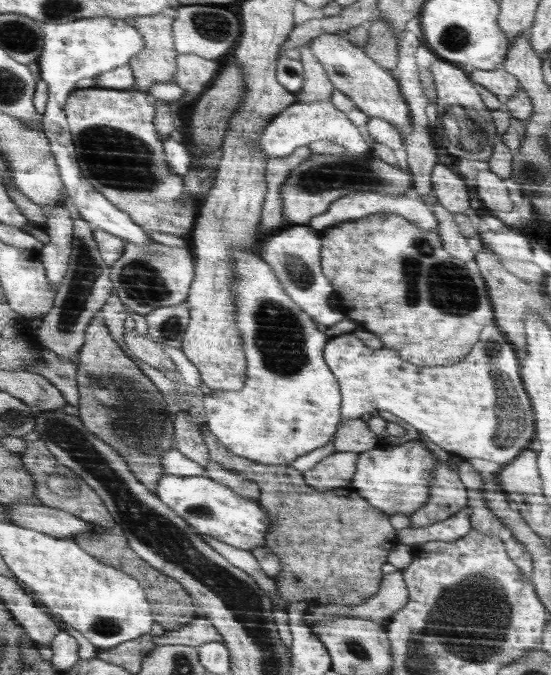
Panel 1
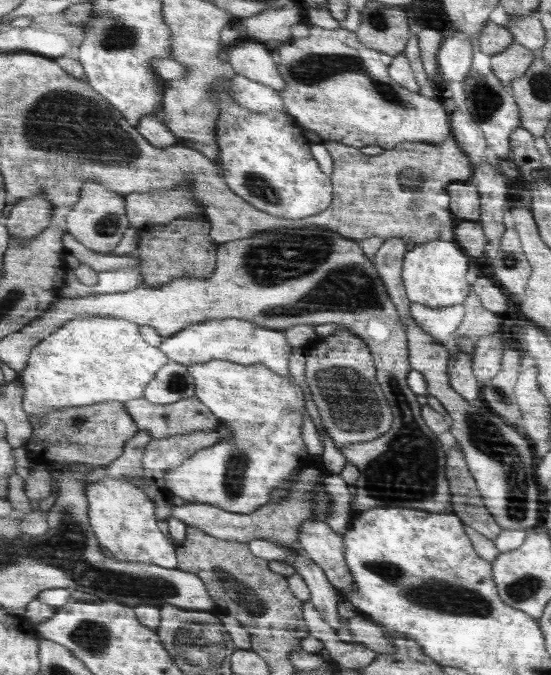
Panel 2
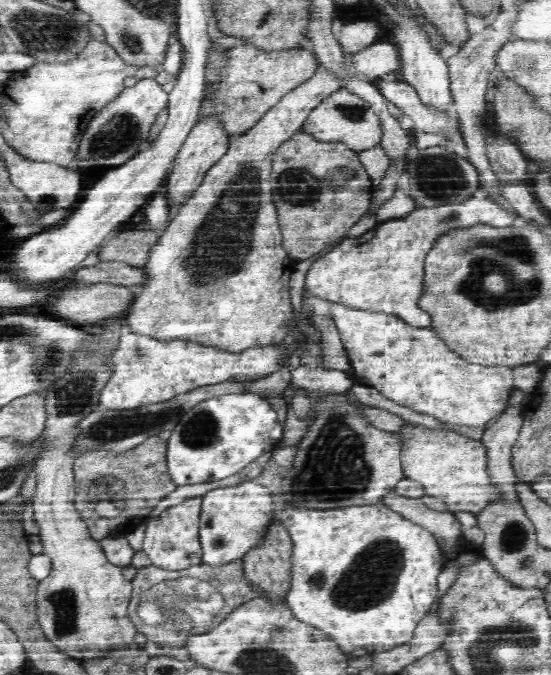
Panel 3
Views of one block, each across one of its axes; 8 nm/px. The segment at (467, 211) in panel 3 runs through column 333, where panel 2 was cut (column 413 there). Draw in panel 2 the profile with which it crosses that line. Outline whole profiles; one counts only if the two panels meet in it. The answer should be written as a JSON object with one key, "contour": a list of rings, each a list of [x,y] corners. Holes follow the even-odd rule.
{"contour":[[[436,240],[432,243],[416,245],[411,252],[404,254],[401,278],[406,297],[410,302],[418,302],[428,308],[451,307],[458,302],[464,302],[470,292],[470,284],[466,280],[468,266],[470,260],[456,246],[456,242]]]}

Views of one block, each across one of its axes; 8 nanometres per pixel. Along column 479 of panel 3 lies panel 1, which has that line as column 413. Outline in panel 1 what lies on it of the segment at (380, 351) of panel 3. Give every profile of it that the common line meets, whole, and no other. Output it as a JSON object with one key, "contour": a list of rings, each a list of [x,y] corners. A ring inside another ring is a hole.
{"contour":[[[488,323],[471,352],[456,364],[431,367],[419,367],[402,360],[397,352],[390,348],[372,350],[354,334],[344,333],[328,340],[323,356],[342,389],[342,420],[359,418],[368,412],[387,410],[411,424],[434,444],[438,444],[449,454],[464,460],[494,462],[498,466],[512,462],[534,436],[534,414],[528,400],[527,390],[520,380],[518,358],[512,350],[508,338]]]}

